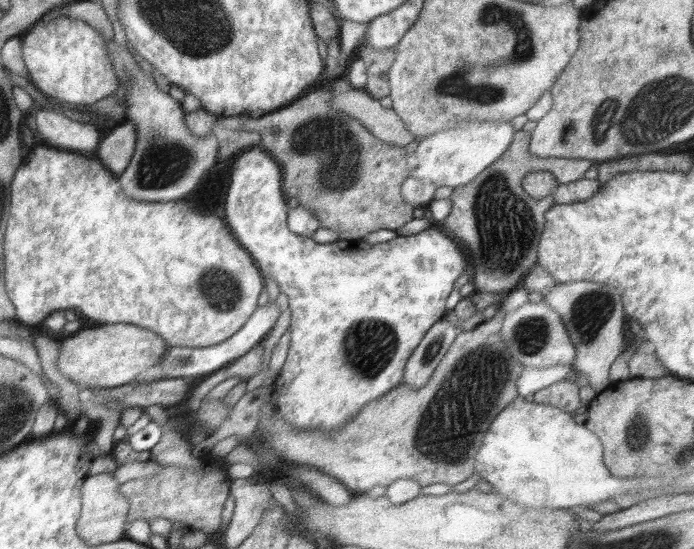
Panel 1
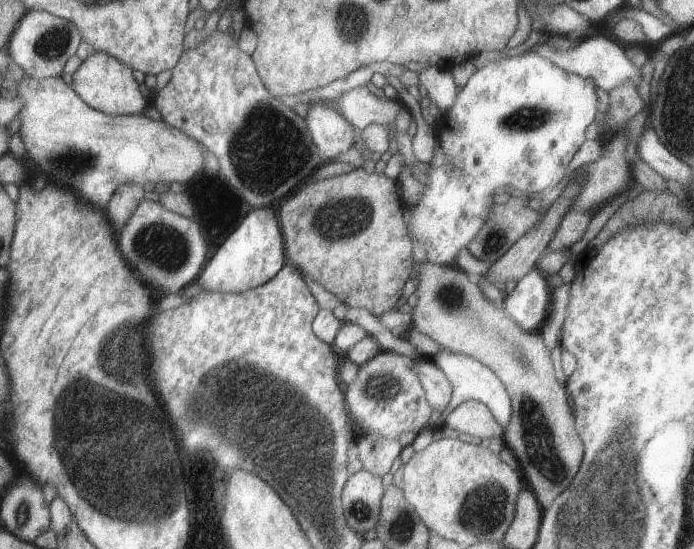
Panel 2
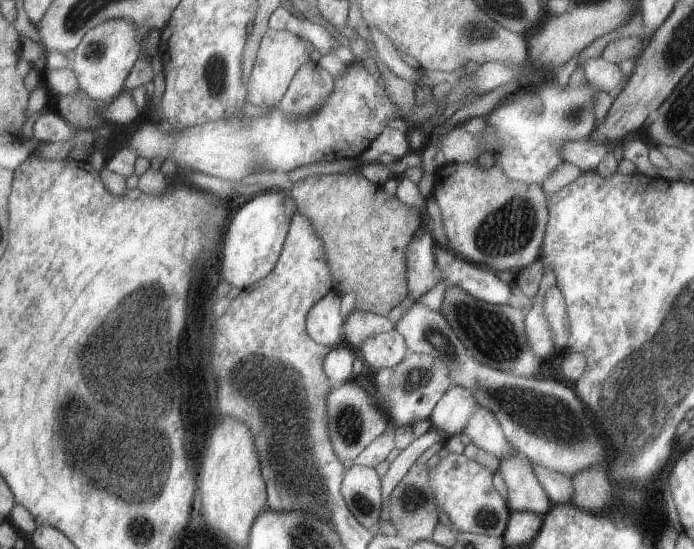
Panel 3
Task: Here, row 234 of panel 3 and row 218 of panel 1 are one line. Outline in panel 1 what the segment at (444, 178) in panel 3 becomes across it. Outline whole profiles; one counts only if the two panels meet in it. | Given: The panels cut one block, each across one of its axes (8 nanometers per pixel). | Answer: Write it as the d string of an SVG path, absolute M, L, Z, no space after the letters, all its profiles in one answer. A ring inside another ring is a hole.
M523 129L517 130L512 137L508 148L486 170L480 172L472 182L458 186L452 192L450 200L452 209L446 220L440 224L442 230L454 238L468 255L473 266L473 284L476 290L487 293L498 293L518 288L529 270L538 265L538 244L542 238L545 227L546 212L554 205L553 195L544 196L542 200L532 199L522 187L524 176L530 172L547 171L554 174L556 181L561 184L569 184L584 178L585 172L596 164L588 159L567 158L540 158L530 152L529 144L531 132Z

